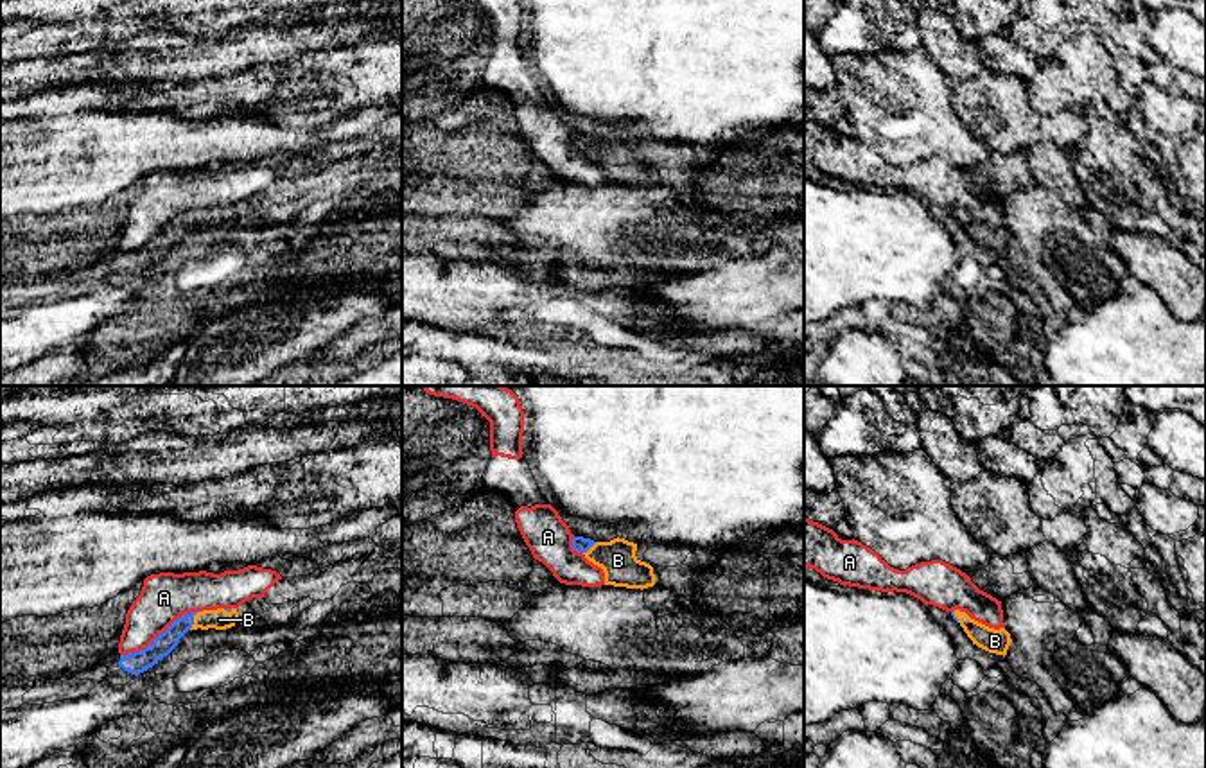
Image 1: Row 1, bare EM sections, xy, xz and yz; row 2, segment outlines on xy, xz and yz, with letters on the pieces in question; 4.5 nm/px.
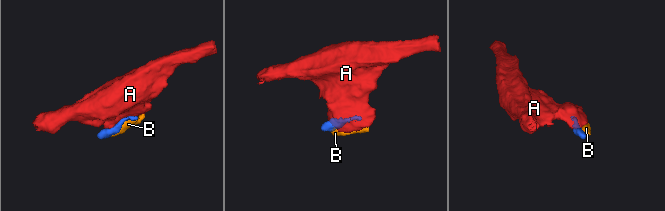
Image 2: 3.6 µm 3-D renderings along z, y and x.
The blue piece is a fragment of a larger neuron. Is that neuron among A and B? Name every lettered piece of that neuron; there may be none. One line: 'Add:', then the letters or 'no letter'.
Add: B

